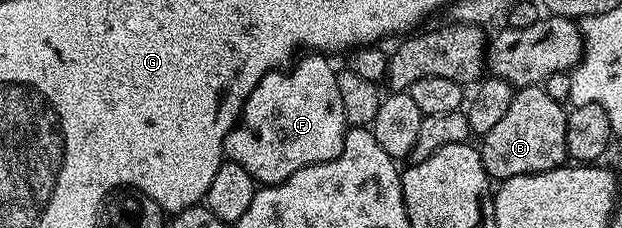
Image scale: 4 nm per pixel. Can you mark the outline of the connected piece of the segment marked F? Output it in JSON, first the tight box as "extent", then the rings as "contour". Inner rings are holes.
{"extent":[224,52,347,186],"contour":[[[309,52],[288,68],[263,76],[247,96],[237,125],[225,137],[224,157],[239,168],[247,168],[261,186],[279,184],[299,168],[330,162],[343,152],[347,123],[339,97],[338,71],[325,58],[324,53]]]}

